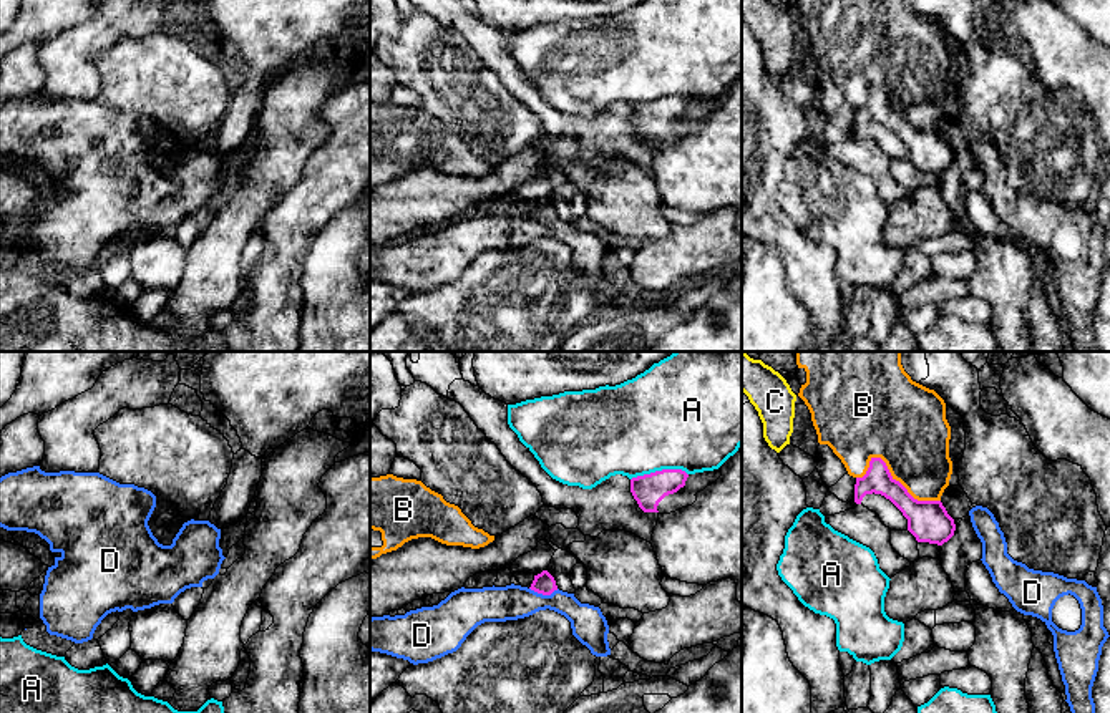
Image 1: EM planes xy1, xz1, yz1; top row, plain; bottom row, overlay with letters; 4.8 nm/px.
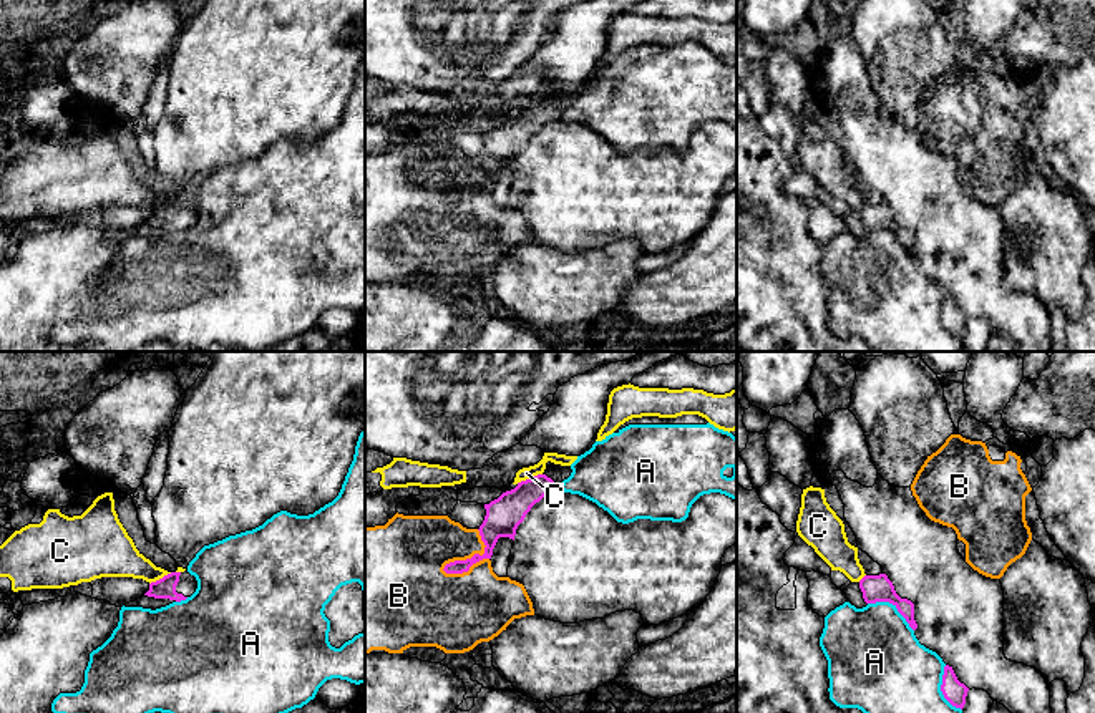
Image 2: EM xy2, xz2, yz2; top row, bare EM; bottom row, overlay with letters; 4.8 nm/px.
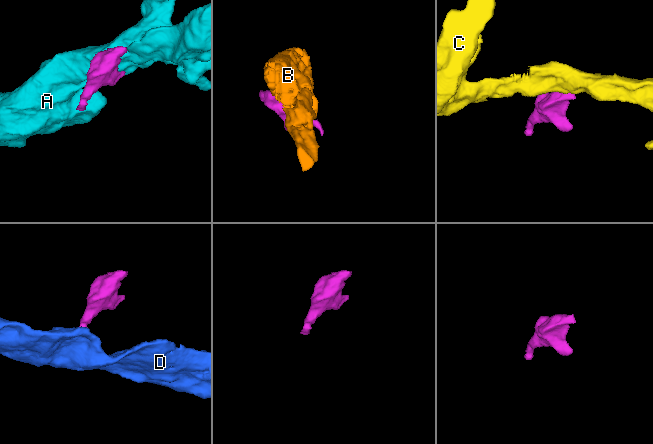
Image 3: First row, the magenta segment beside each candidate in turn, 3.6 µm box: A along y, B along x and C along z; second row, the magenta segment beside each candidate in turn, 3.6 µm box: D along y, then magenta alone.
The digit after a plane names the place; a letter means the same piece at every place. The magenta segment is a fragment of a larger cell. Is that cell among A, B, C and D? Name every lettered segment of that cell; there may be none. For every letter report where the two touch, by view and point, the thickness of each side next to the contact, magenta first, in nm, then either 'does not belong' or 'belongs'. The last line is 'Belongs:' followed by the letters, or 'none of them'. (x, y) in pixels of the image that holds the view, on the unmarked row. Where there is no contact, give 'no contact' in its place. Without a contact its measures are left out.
A: contact xz1 (659, 100); calibres 160 and 480 nm; does not belong
B: contact xz2 (478, 189); calibres 170 and 360 nm; does not belong
C: contact xz2 (528, 108); calibres 170 and 60 nm; does not belong
D: contact xz1 (545, 223); calibres 100 and 180 nm; belongs
Belongs: D

